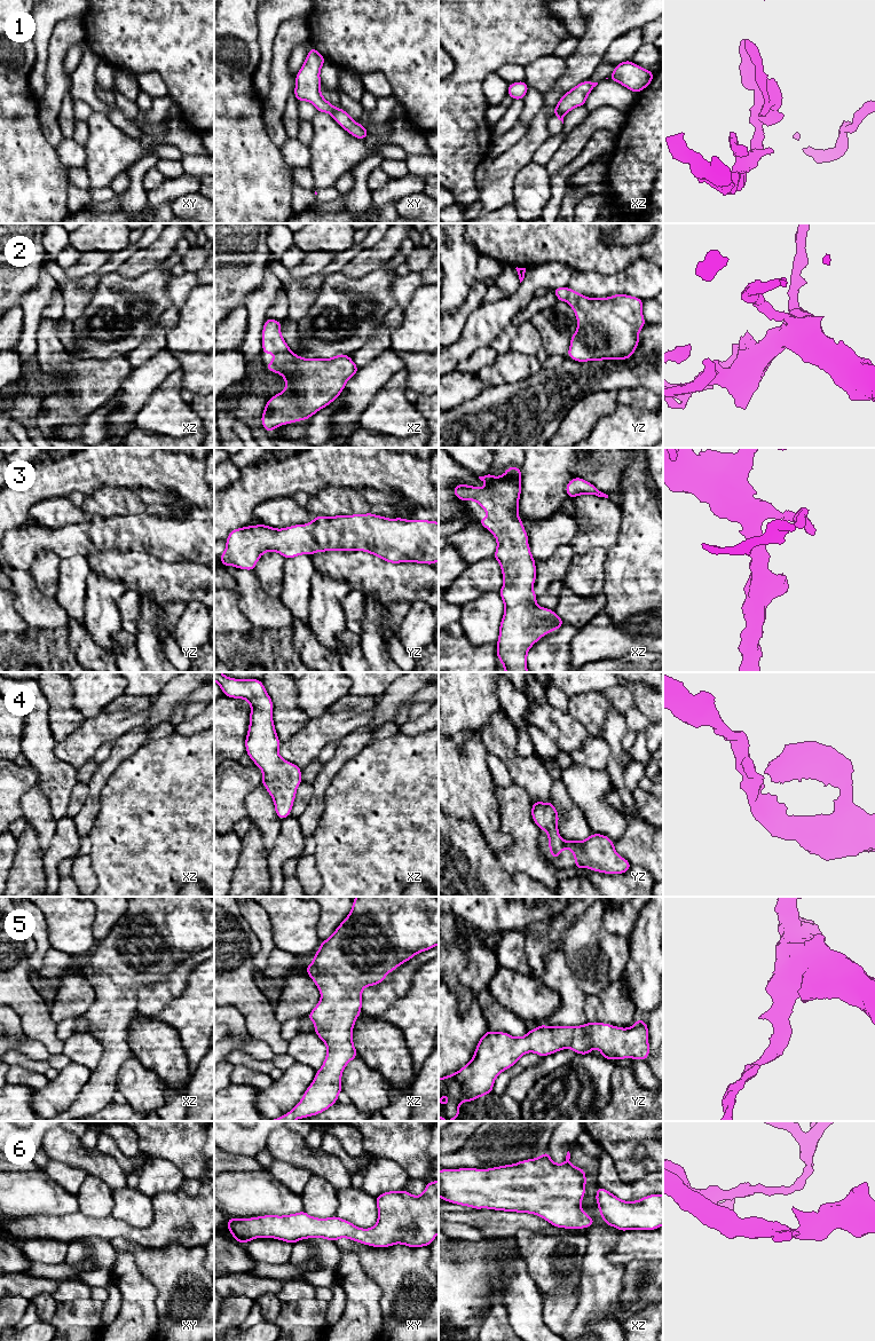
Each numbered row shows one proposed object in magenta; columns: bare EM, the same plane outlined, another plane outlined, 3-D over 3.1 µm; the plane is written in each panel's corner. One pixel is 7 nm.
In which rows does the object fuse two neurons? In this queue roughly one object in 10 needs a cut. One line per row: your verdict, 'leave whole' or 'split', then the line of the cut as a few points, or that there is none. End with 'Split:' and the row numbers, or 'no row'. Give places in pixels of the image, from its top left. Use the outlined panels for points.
1: leave whole; no cut
2: leave whole; no cut
3: leave whole; no cut
4: leave whole; no cut
5: leave whole; no cut
6: leave whole; no cut
Split: no row

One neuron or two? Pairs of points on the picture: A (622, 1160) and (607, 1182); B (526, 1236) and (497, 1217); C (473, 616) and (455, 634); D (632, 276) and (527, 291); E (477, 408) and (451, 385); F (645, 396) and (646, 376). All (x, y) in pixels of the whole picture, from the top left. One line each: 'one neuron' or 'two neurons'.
A: two neurons
B: two neurons
C: two neurons
D: two neurons
E: two neurons
F: two neurons

